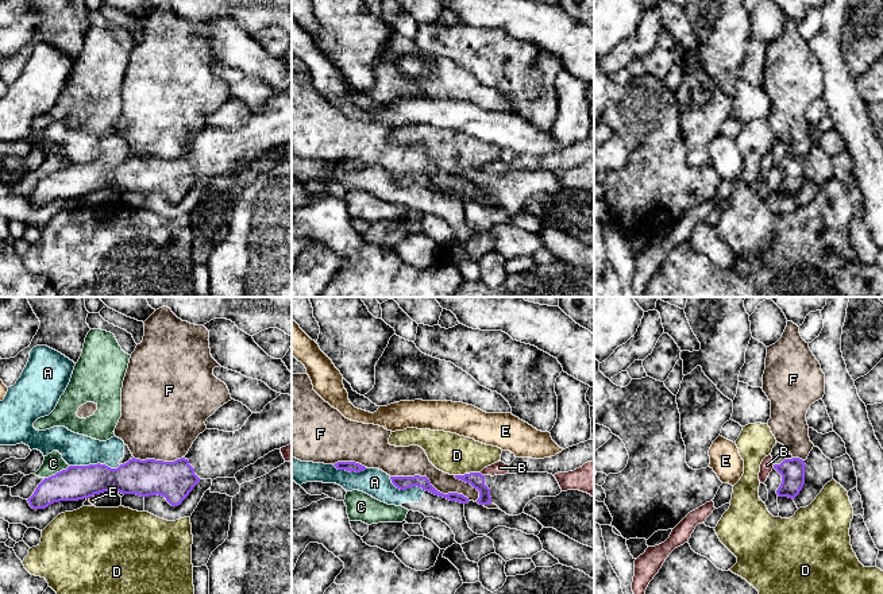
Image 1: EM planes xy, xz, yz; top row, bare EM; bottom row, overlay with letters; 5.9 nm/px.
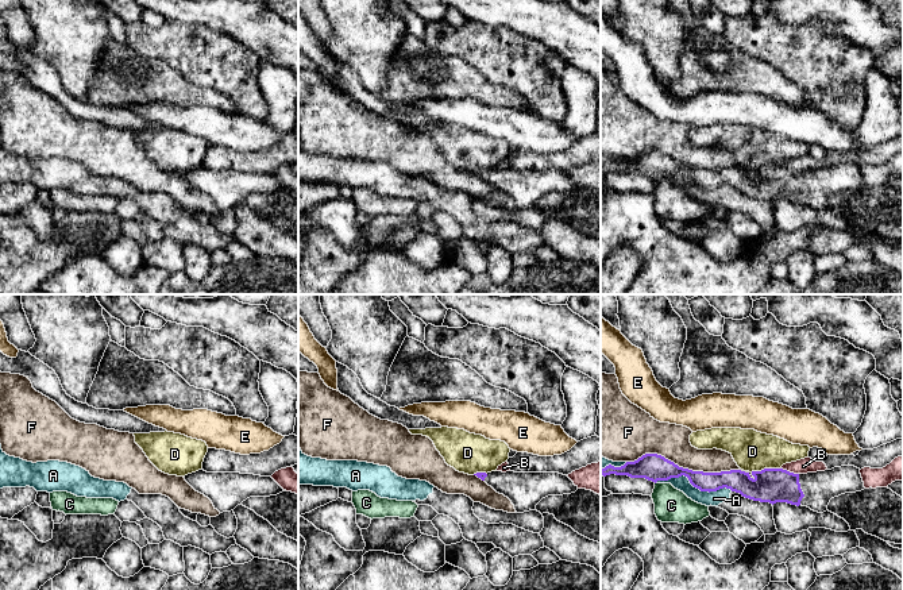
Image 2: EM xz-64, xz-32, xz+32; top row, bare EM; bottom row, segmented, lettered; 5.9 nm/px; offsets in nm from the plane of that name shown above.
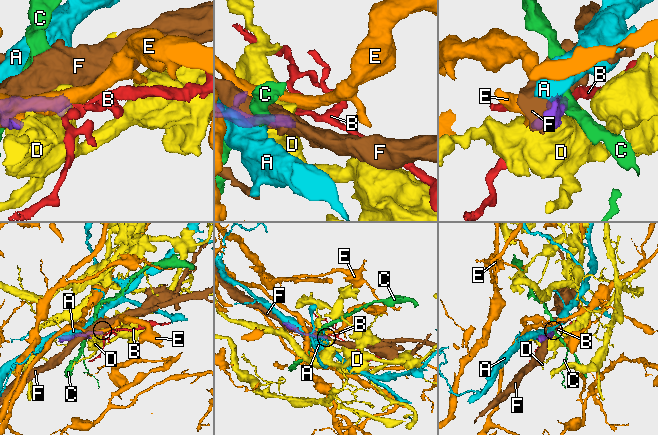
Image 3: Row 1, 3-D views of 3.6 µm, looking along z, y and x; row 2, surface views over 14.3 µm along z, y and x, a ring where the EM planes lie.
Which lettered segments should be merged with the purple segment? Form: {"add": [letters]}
{"add": []}

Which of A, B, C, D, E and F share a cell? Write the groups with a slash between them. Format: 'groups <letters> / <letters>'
groups A / B / C / D / E / F

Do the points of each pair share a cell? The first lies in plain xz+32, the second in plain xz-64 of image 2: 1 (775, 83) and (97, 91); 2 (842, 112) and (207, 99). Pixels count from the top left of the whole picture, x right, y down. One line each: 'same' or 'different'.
1: same
2: different

